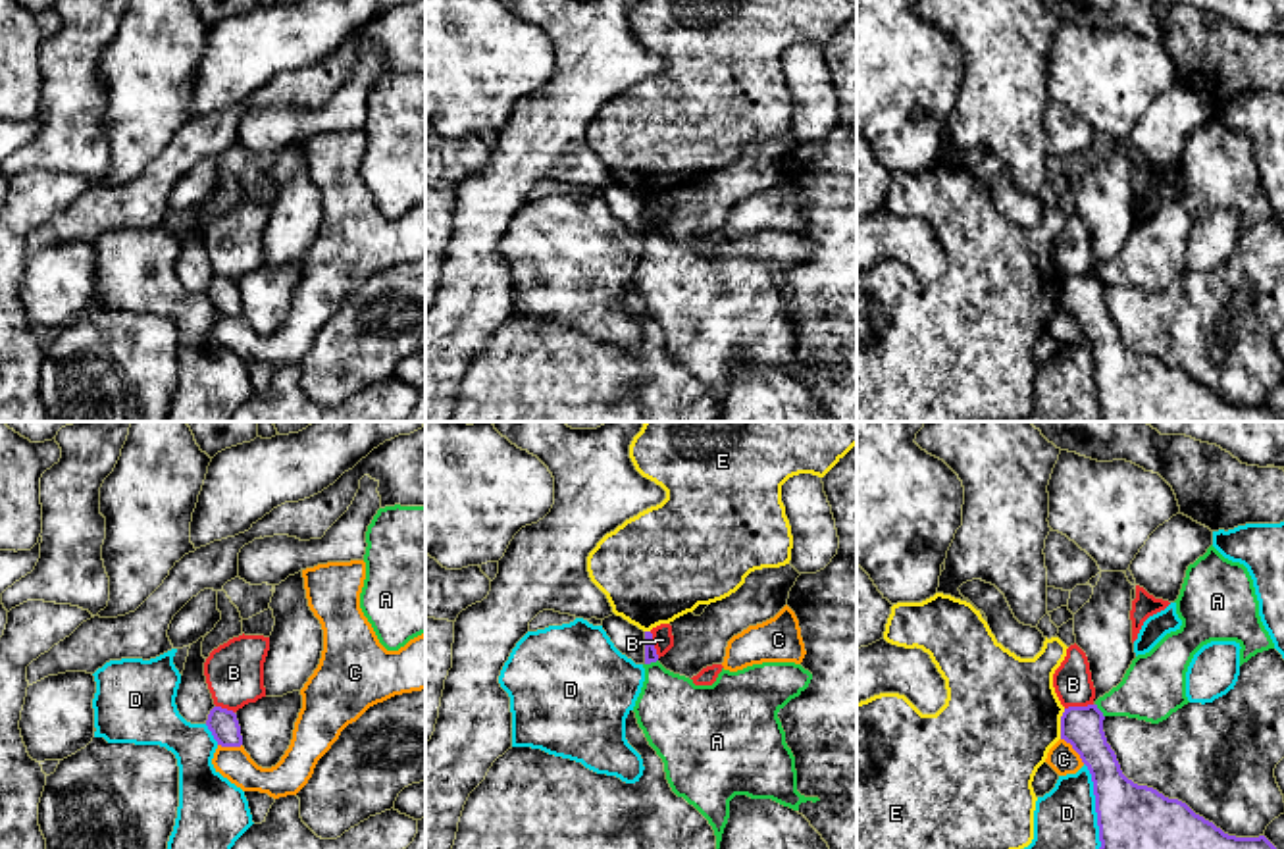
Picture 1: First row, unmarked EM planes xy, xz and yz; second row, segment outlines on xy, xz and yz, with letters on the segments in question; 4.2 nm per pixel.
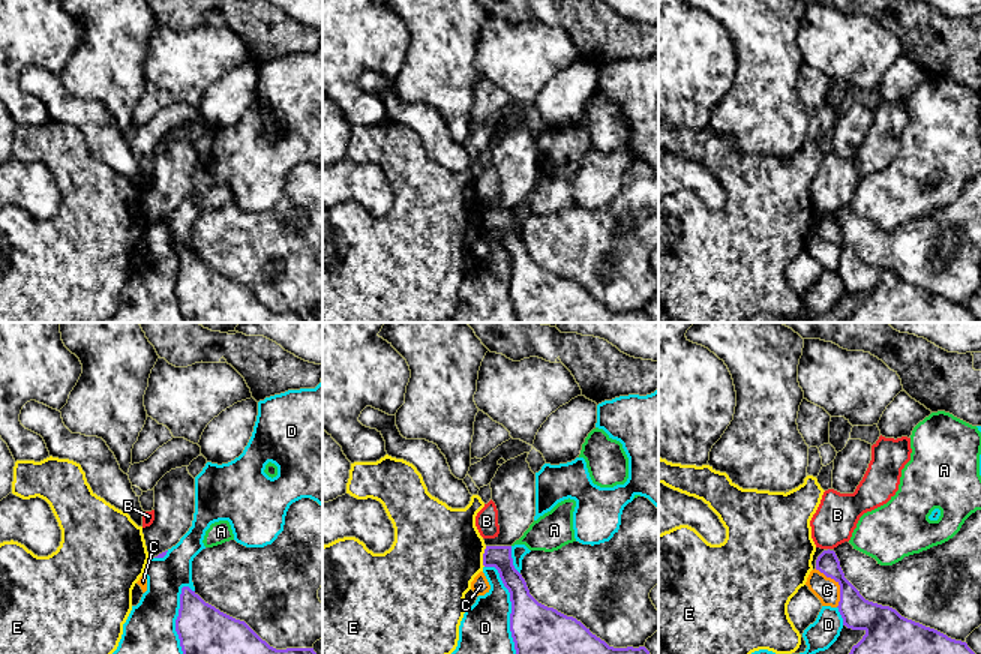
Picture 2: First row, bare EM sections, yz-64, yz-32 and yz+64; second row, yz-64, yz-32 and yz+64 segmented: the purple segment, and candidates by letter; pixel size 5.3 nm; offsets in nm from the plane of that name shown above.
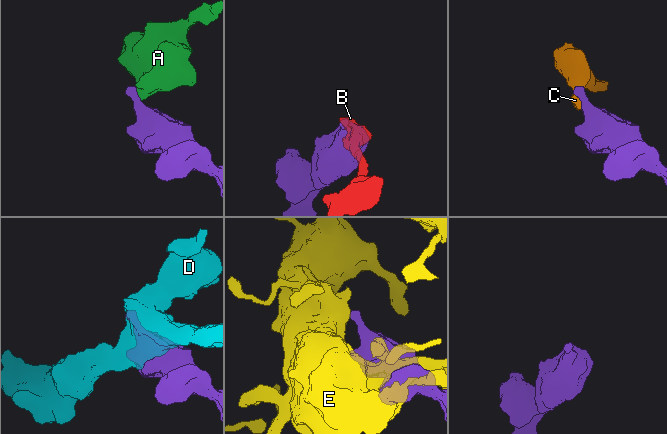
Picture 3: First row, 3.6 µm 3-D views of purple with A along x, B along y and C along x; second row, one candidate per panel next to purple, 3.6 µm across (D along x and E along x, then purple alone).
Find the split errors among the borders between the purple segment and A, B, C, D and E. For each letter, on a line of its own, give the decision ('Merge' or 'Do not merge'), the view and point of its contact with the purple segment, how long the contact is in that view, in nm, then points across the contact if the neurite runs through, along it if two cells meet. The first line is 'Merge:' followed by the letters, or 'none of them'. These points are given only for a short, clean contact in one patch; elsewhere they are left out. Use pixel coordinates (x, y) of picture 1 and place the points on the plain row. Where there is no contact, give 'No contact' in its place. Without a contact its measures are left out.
Merge: none of them
A: Do not merge. Touches purple at xz (651, 230). Shared border 60 nm. Boundary: xz (657, 228), (645, 233)
B: Do not merge. Touches purple at yz (1078, 276). Shared border 120 nm. Boundary: yz (1092, 272), (1065, 278)
C: Do not merge. Touches purple at yz (1073, 316). Shared border 150 nm. Boundary: yz (1061, 307), (1084, 332)
D: Do not merge. Touches purple at yz (1096, 376). Shared border 380 nm
E: Do not merge. Touches purple at yz (1061, 293). Shared border 130 nm

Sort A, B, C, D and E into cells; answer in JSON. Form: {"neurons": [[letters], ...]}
{"neurons": [["A"], ["B"], ["C"], ["D"], ["E"]]}

